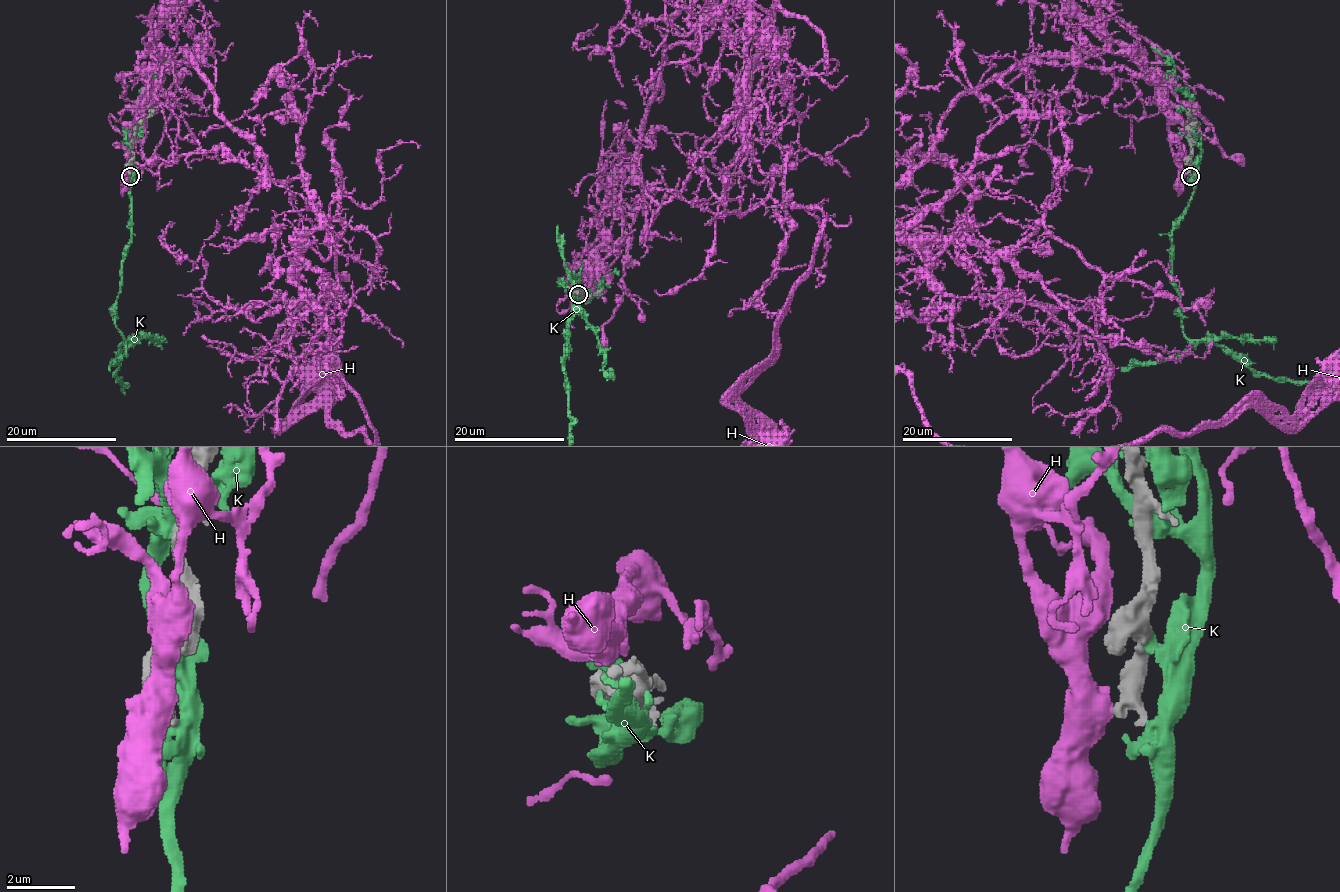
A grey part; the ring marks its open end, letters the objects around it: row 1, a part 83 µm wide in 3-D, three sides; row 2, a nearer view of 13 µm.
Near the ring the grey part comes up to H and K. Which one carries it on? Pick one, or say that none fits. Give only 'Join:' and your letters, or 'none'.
Join: none

